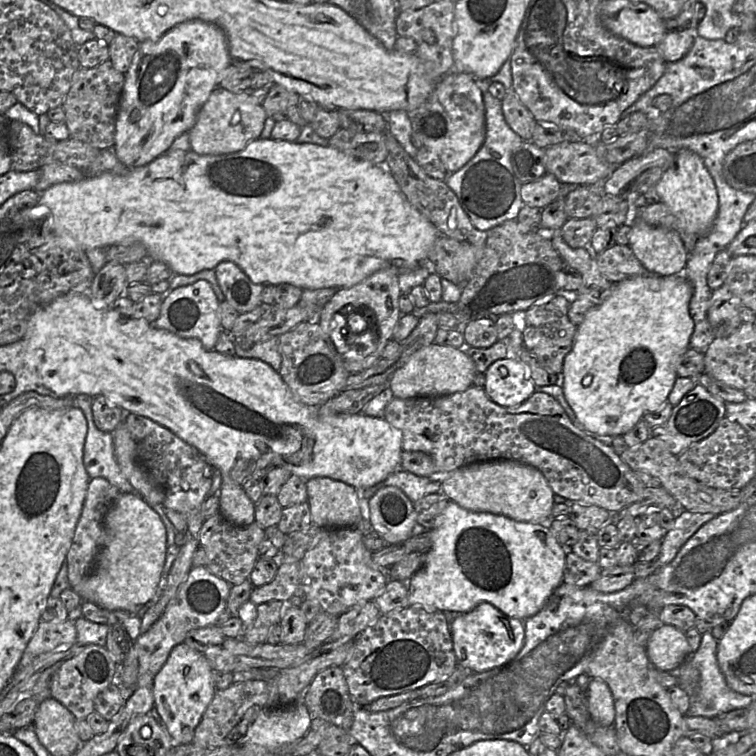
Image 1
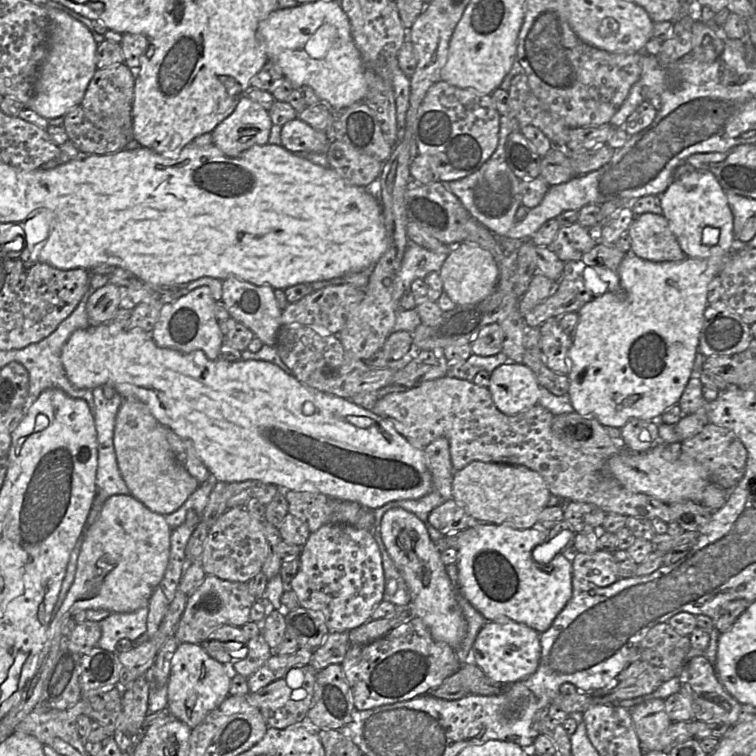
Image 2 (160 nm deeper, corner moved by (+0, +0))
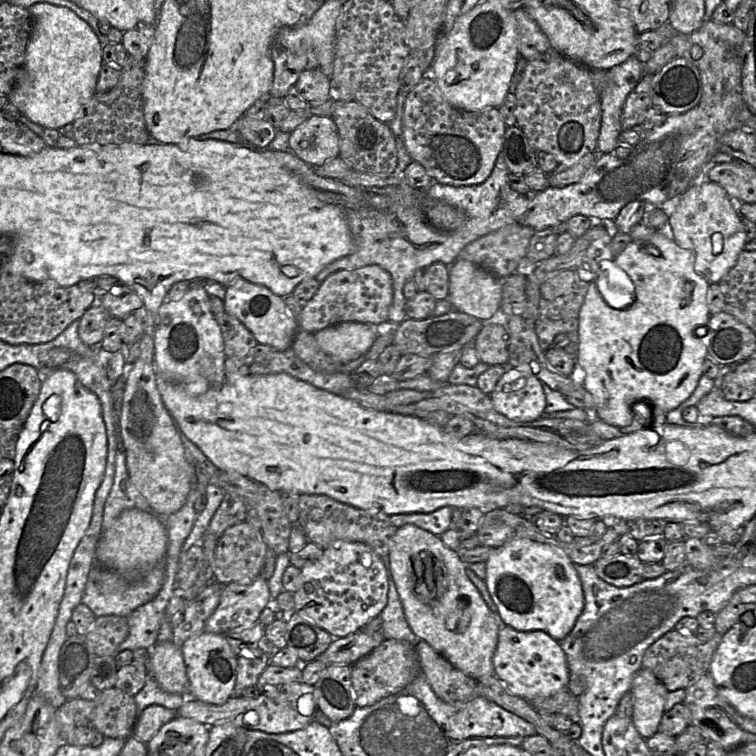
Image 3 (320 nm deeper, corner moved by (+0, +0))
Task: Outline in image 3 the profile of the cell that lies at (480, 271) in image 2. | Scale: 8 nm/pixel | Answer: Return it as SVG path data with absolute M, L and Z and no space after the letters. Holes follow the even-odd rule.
M456 259L449 266L447 300L454 310L488 322L499 316L502 280L470 261Z

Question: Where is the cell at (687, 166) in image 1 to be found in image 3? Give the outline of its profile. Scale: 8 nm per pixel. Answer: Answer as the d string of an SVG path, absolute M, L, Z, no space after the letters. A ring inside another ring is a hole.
M710 181L691 185L680 196L675 196L662 205L670 205L671 214L668 223L657 230L668 238L672 238L680 248L692 251L695 255L696 272L710 284L719 283L734 267L739 254L747 243L737 203L731 199L722 186ZM714 233L720 233L723 237L723 249L719 254L712 252L711 236Z

